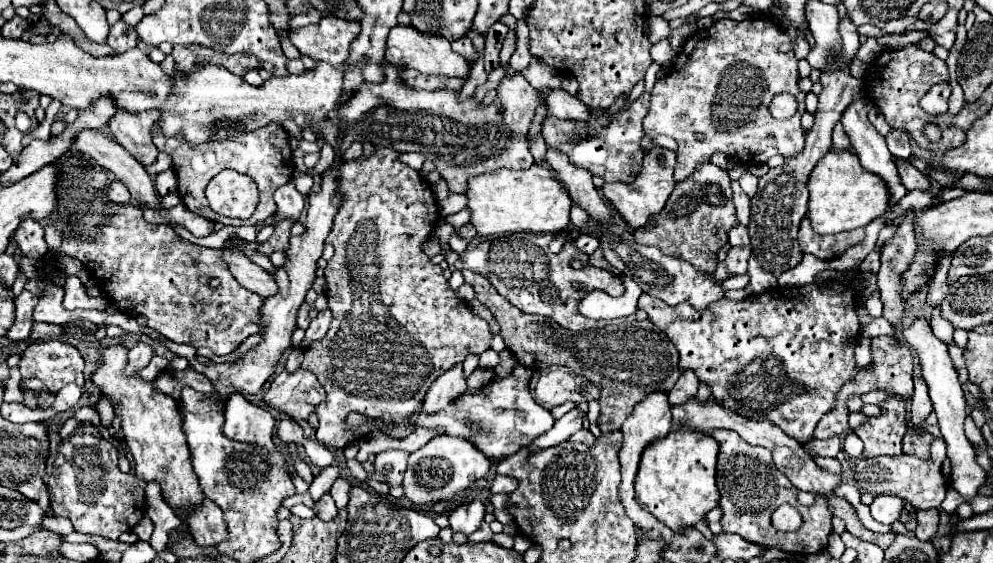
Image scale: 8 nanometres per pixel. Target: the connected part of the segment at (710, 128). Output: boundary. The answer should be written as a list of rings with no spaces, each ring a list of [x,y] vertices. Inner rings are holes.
[[[767,15],[751,17],[747,21],[729,21],[719,19],[709,29],[693,33],[683,51],[677,55],[673,63],[673,71],[659,79],[651,91],[651,107],[643,121],[643,131],[651,139],[655,135],[669,135],[677,141],[677,165],[675,165],[675,181],[687,179],[695,167],[709,161],[715,151],[723,151],[731,159],[745,165],[761,165],[767,163],[773,155],[795,155],[803,149],[805,137],[801,129],[801,115],[805,113],[805,93],[799,89],[799,71],[797,59],[793,55],[791,39],[785,29]],[[779,93],[791,93],[799,107],[791,119],[775,119],[769,113],[769,103]],[[703,133],[705,139],[699,141],[697,135]]]

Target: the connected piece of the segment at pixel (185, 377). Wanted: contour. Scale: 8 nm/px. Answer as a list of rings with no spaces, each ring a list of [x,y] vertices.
[[[187,367],[183,371],[163,371],[161,375],[157,375],[153,385],[155,385],[155,391],[173,397],[177,401],[177,405],[181,401],[181,389],[185,389],[185,387],[191,387],[199,393],[213,393],[211,381],[203,373],[193,371],[191,367]]]

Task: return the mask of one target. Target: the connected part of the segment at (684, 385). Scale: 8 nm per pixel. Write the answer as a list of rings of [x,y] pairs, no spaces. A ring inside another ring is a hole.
[[[691,371],[683,373],[679,377],[679,381],[675,383],[675,387],[667,393],[669,395],[669,405],[675,407],[675,405],[683,405],[683,403],[695,399],[697,387],[699,387],[699,381],[697,381],[695,373],[691,373]]]

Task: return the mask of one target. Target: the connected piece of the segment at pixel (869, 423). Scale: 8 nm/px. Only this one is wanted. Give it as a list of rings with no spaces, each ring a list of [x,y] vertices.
[[[891,395],[879,403],[879,409],[879,417],[867,417],[855,427],[855,435],[865,443],[864,458],[903,453],[903,436],[907,430],[905,399]]]

